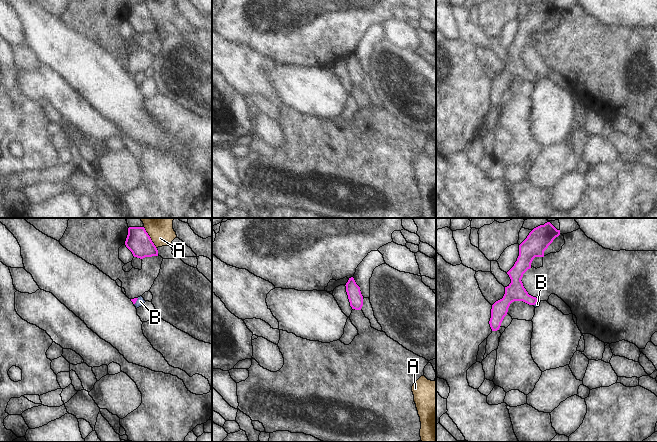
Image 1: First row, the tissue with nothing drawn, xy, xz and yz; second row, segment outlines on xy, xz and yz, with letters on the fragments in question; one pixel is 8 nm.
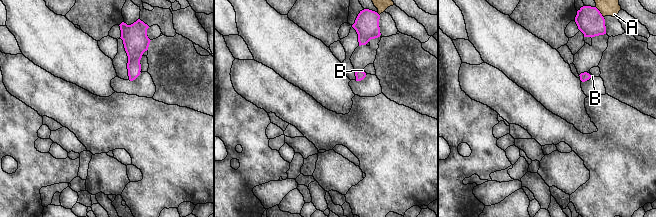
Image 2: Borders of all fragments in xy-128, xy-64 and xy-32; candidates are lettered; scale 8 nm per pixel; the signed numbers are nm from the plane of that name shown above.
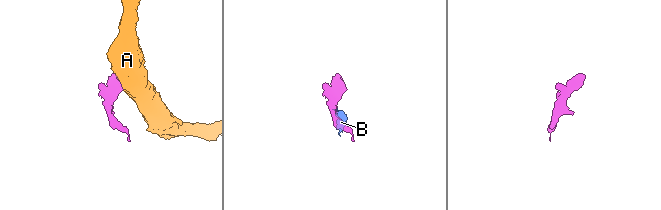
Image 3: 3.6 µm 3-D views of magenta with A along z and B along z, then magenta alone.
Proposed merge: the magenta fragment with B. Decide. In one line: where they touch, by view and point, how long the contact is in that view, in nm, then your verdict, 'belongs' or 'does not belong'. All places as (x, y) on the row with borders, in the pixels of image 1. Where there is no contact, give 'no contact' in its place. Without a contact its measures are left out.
contact xy (136, 300); length 70 nm; belongs

